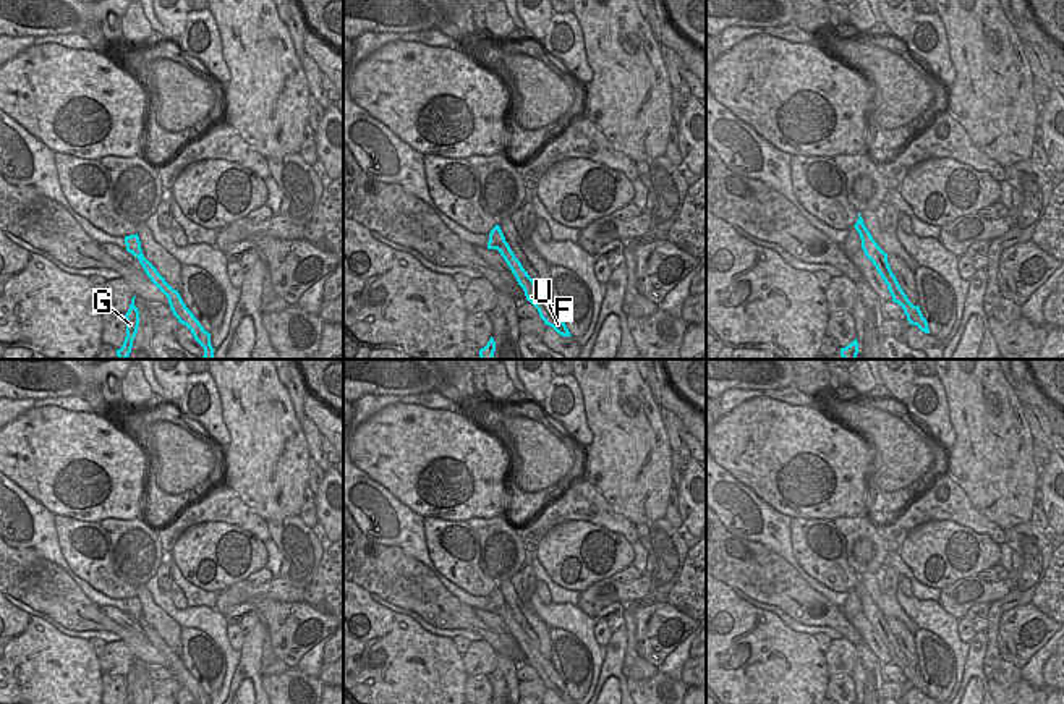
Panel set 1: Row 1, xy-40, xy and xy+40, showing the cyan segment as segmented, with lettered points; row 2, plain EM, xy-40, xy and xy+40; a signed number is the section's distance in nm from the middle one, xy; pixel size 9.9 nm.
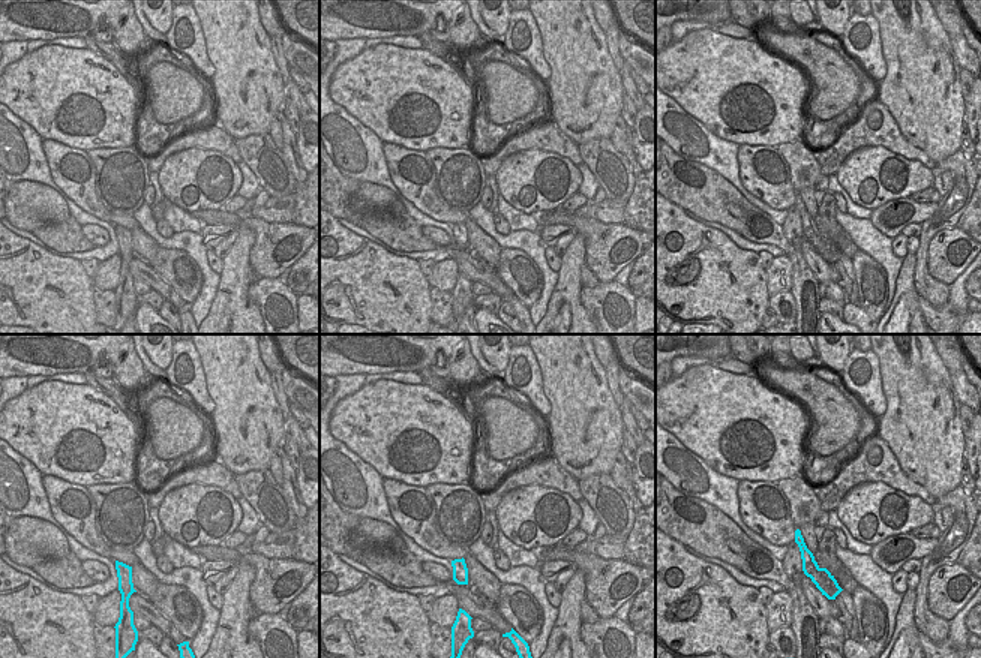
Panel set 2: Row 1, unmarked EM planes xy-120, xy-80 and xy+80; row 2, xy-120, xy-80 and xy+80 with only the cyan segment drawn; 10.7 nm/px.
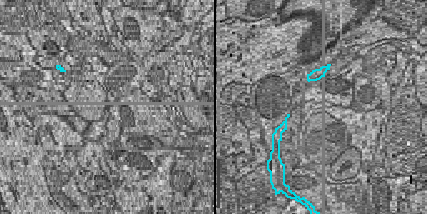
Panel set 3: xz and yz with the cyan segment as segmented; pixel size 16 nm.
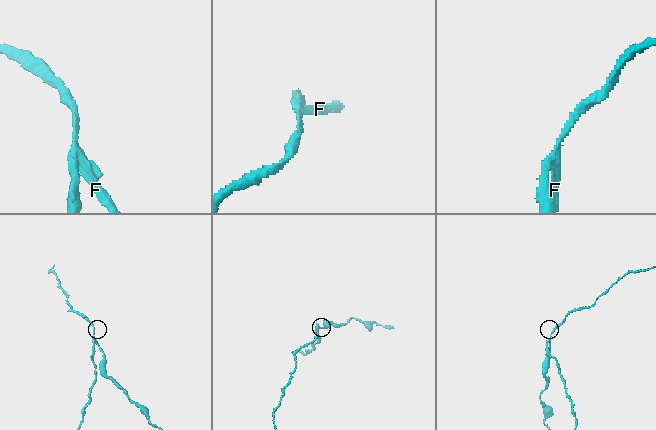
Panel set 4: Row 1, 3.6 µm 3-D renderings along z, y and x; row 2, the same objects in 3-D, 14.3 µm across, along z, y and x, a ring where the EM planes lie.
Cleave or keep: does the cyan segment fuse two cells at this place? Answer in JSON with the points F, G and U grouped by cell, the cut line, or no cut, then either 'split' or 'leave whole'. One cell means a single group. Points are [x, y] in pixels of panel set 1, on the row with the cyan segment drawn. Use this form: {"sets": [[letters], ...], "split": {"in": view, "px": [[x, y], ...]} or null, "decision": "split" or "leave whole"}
{"sets": [["F", "U"], ["G"]], "split": {"in": "xy", "px": [[504, 240], [497, 250]]}, "decision": "split"}

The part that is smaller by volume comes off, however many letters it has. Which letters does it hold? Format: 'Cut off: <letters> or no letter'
Cut off: G

